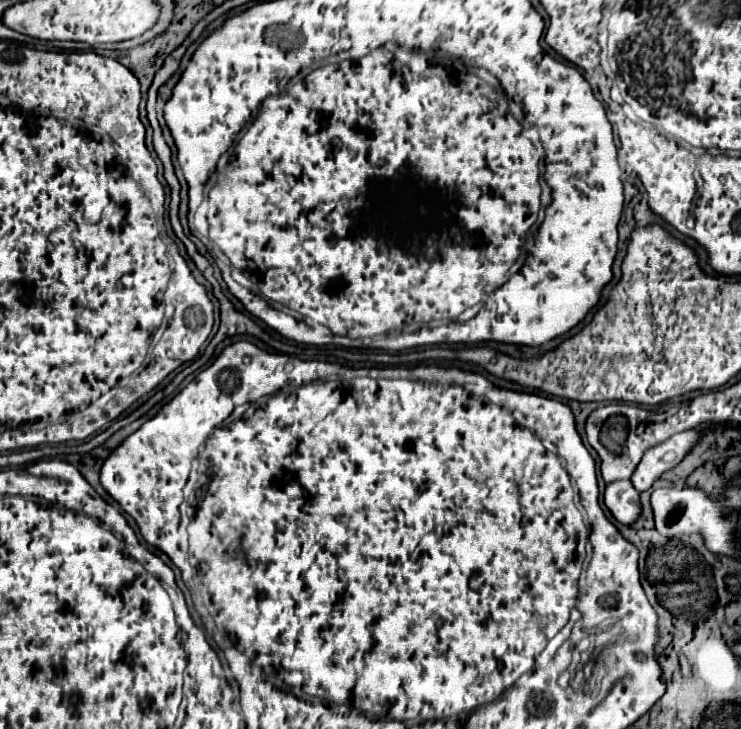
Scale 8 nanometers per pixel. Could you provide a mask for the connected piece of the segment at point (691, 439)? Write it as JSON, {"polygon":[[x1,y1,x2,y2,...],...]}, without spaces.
{"polygon":[[690,429,678,435,672,435,672,439,666,439,662,443,658,443,658,447,650,447,642,461,638,463,636,471,632,473,630,481,634,485,634,489,638,491,646,491,652,487,652,483,668,469,676,467,676,463,682,461,682,457,686,455,686,451,698,441,698,431]]}

